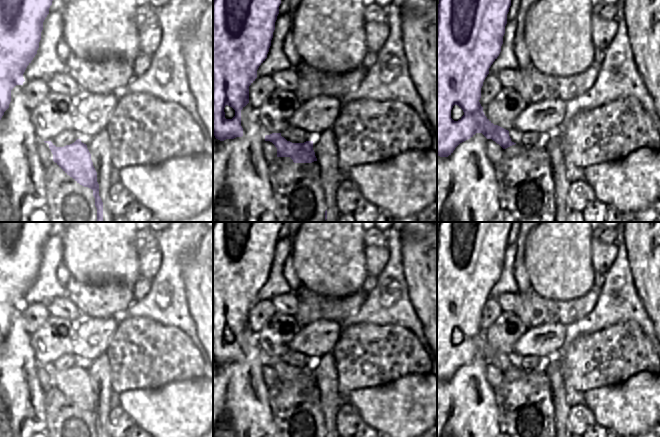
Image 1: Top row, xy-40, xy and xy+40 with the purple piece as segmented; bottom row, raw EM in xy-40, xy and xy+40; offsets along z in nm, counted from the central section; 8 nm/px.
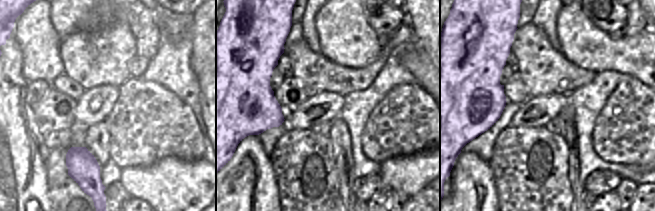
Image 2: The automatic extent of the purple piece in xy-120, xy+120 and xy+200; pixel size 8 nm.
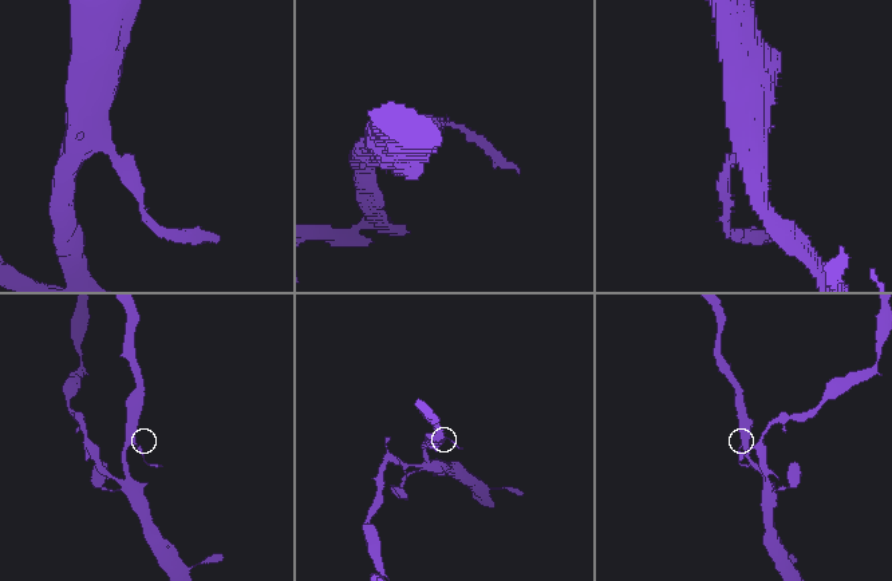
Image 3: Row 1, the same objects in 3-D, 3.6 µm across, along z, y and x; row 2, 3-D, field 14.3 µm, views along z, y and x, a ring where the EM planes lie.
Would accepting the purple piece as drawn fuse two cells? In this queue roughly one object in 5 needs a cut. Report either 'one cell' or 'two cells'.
two cells

